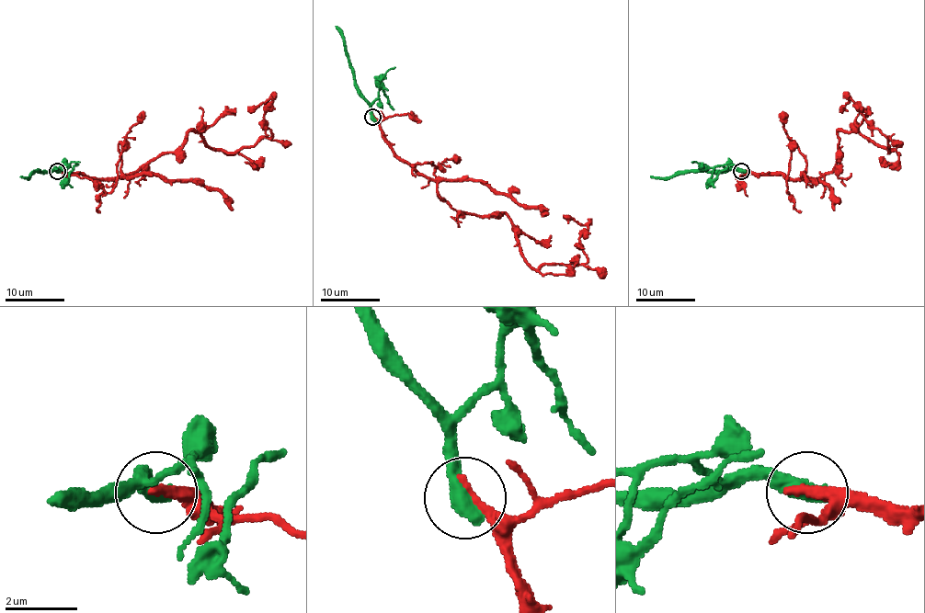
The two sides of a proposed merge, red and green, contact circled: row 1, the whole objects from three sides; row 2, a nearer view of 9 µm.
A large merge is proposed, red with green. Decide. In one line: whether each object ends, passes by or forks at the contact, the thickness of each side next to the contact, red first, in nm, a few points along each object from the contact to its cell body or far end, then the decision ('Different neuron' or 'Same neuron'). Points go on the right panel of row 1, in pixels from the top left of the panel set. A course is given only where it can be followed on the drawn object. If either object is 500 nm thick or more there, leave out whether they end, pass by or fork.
Thickness 320 nm (red) against 550 nm. Course of red: (742, 170), (819, 178), (836, 166), (839, 130), (893, 149), (852, 99), (839, 111). Course of green: (742, 171), (728, 168), (687, 171), (668, 177), (651, 175). Different neuron

